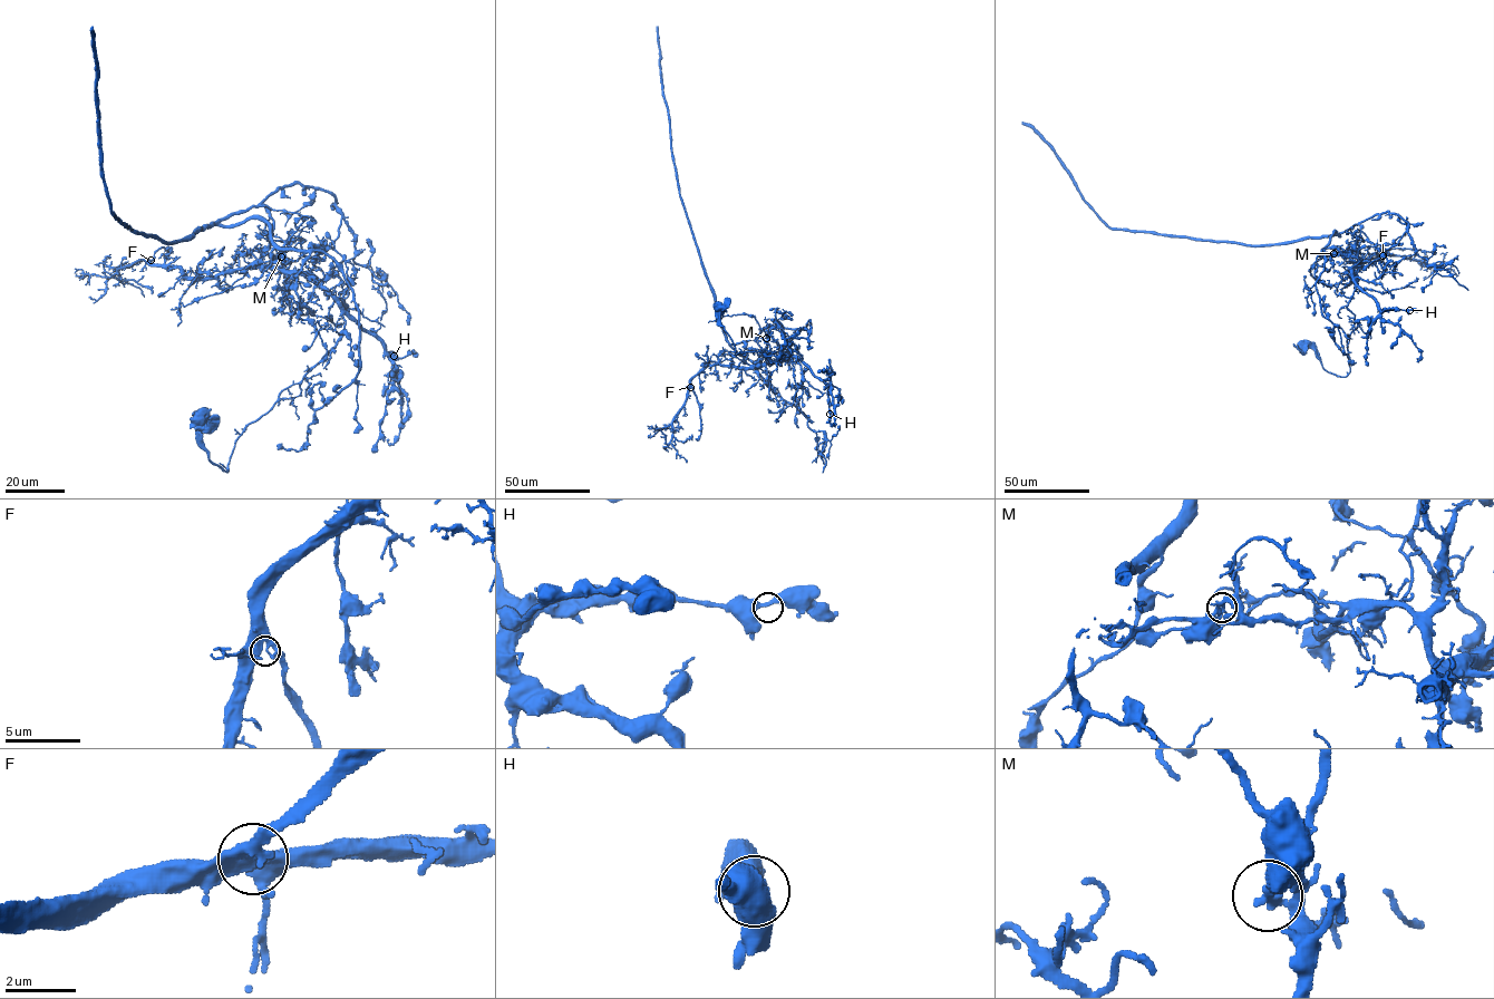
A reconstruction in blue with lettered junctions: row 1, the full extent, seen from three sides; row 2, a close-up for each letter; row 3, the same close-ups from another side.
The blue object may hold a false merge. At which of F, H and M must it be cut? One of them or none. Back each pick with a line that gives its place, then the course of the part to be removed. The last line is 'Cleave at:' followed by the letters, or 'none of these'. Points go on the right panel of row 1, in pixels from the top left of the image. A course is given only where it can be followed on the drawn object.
M: at (1334, 253); foreign part runs (1334, 253), (1357, 260), (1347, 307), (1358, 326), (1347, 340), (1349, 372), (1328, 372), (1311, 347), (1293, 343)
Cleave at: M

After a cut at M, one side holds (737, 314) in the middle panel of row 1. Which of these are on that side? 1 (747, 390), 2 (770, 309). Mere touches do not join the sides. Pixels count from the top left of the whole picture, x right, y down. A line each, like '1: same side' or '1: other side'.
1: same side
2: same side

